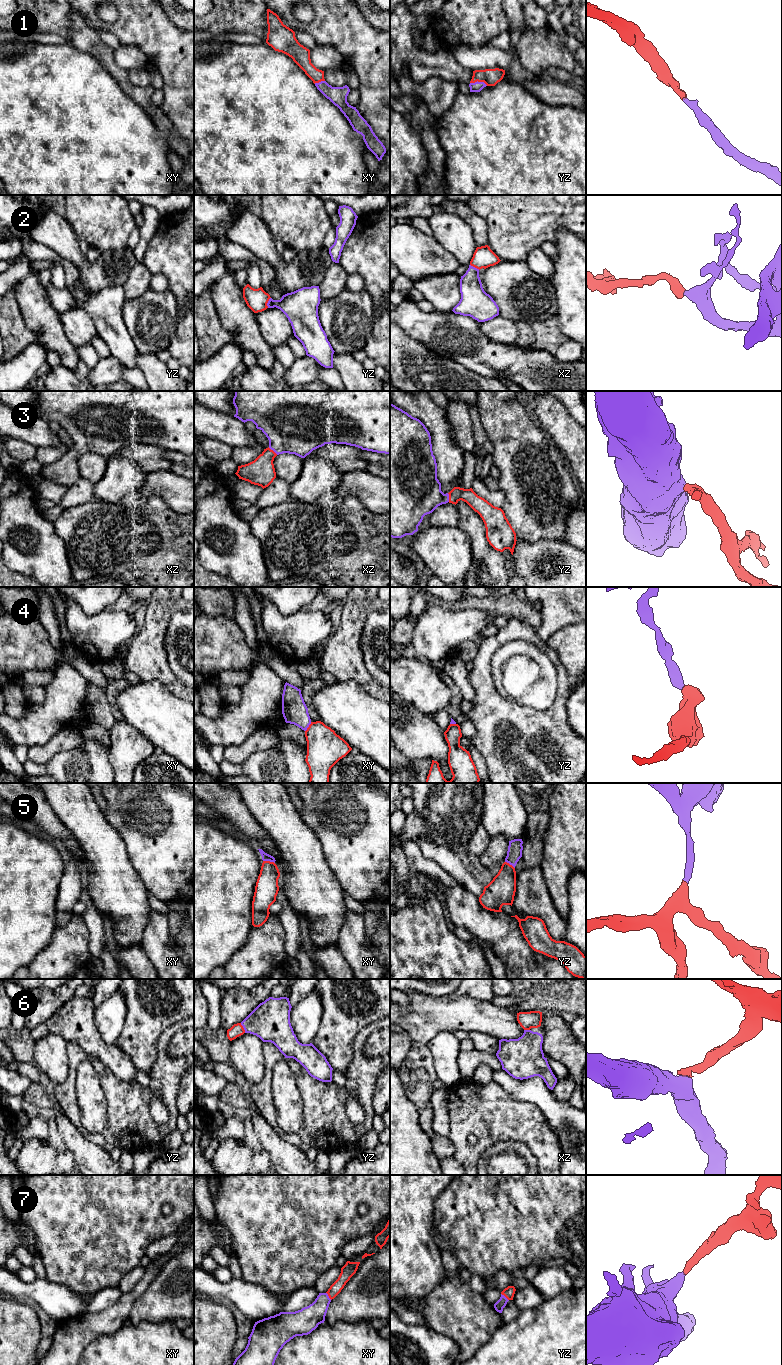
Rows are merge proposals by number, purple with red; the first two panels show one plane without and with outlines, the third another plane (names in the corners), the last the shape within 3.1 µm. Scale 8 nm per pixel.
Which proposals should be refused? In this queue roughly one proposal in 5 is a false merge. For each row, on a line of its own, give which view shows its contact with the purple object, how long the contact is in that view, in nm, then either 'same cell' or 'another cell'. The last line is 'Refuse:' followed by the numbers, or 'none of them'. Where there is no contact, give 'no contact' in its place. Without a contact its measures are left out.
1: yz | 150 nm | same cell
2: yz | 90 nm | same cell
3: xz | 100 nm | same cell
4: xy | 90 nm | another cell
5: xy | 100 nm | same cell
6: yz | 90 nm | same cell
7: yz | 90 nm | same cell
Refuse: 4

